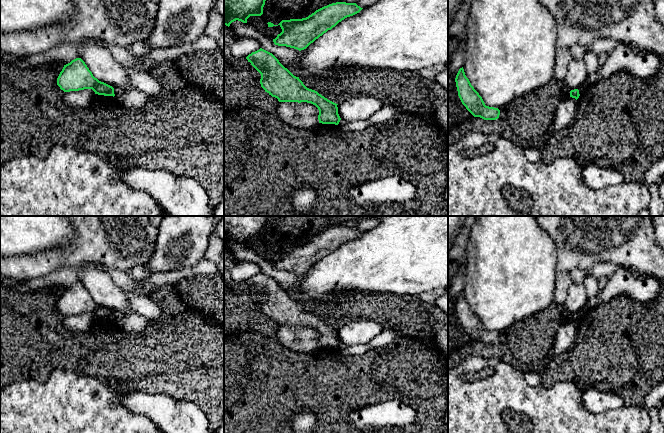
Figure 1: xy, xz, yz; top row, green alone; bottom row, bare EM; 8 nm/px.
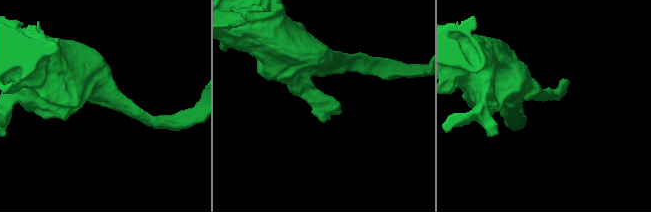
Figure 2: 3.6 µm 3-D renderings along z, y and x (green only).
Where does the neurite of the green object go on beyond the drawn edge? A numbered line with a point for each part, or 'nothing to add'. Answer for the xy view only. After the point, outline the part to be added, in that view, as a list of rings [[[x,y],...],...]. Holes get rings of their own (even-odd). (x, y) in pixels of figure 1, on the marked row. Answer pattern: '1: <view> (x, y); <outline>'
nothing to add

